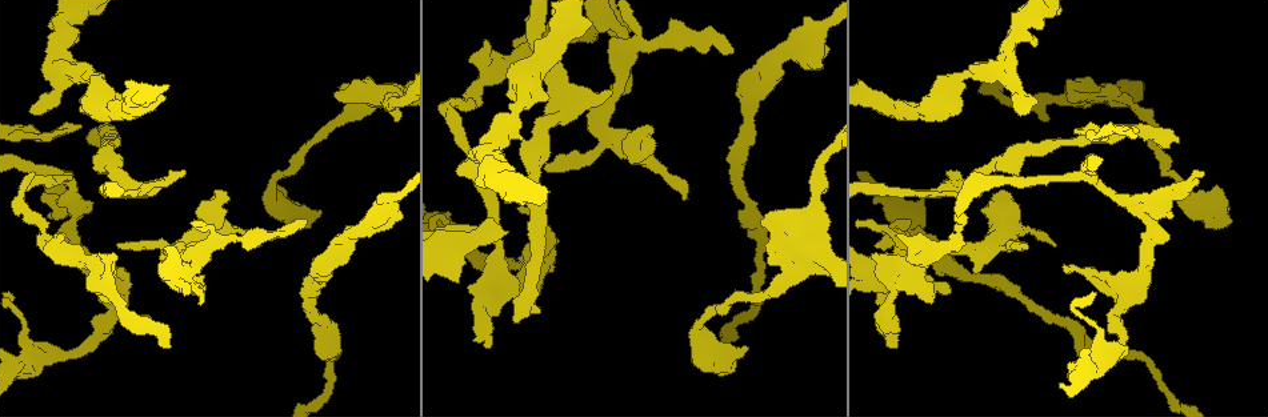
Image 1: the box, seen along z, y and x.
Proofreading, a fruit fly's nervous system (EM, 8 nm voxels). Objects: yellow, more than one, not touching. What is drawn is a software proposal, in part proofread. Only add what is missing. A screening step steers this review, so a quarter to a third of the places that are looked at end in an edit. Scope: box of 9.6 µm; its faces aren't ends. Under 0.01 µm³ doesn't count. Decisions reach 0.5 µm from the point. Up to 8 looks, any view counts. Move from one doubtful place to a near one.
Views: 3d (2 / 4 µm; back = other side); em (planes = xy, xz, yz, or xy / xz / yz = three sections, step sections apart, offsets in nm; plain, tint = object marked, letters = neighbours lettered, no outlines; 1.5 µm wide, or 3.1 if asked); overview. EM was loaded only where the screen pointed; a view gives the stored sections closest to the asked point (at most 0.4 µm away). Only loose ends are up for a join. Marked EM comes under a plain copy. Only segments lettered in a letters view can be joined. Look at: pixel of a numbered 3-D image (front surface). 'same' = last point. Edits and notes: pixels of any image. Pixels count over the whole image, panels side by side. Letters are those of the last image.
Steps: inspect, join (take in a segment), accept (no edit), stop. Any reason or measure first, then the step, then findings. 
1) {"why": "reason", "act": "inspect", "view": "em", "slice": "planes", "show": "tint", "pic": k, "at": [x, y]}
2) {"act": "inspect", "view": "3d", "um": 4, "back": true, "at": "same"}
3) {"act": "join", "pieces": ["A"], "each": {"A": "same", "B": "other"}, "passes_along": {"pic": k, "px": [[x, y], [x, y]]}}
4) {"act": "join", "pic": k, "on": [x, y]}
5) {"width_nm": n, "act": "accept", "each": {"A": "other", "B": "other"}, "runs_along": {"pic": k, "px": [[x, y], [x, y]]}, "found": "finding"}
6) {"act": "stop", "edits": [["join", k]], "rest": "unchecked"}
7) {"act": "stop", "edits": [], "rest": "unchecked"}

{"why": "free end", "act": "inspect", "view": "em", "slice": "planes", "show": "letters", "pic": 1, "at": [930, 294]}

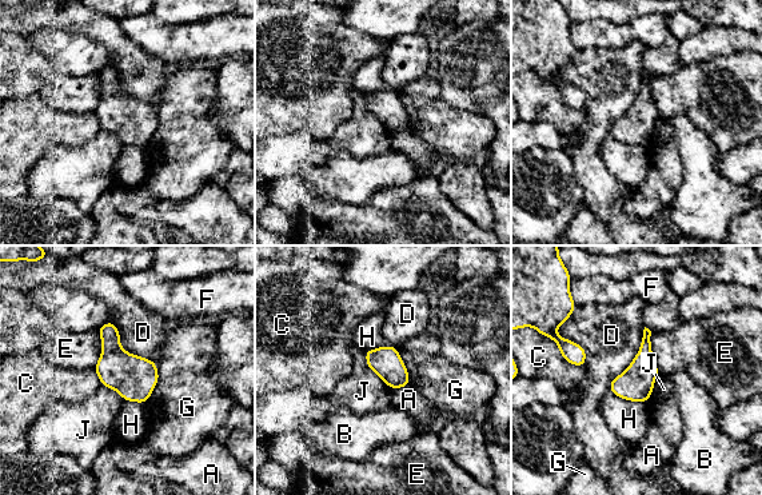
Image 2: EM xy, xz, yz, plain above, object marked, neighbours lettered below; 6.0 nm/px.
{"width_nm": 190, "act": "accept", "each": {"A": "other", "B": "other", "C": "other", "D": "other", "E": "other", "F": "other", "G": "other", "H": "other", "J": "other"}, "border": {"pic": 2, "px": [[363, 351], [366, 364], [391, 390]]}, "found": "no lettered segment goes on from it"}

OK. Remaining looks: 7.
{"act": "inspect", "view": "3d", "um": 4, "pic": 1, "at": [1028, 112]}

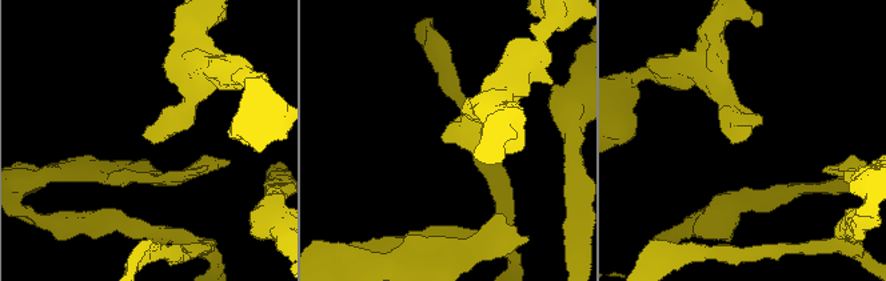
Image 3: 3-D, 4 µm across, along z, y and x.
{"why": "now the EM", "act": "inspect", "view": "em", "slice": "yz", "step": 8, "show": "tint", "pic": 3, "at": [747, 138]}

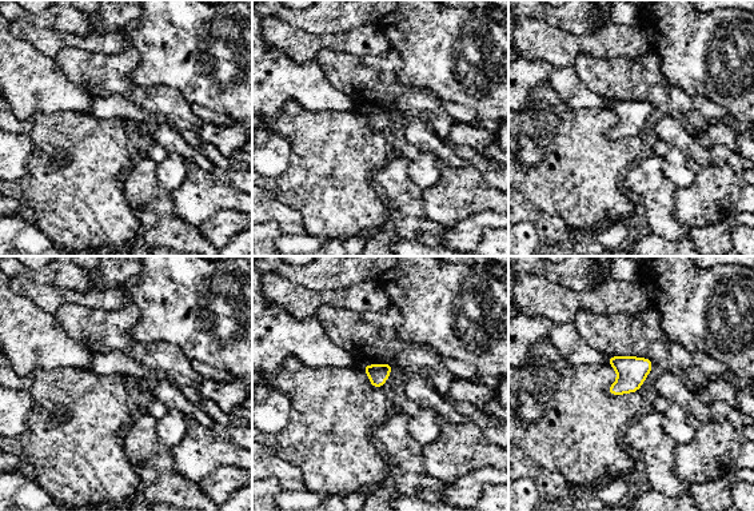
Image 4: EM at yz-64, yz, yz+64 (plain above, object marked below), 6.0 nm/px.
{"why": "cut it another way", "act": "inspect", "view": "em", "slice": "planes", "show": "letters", "at": "same"}

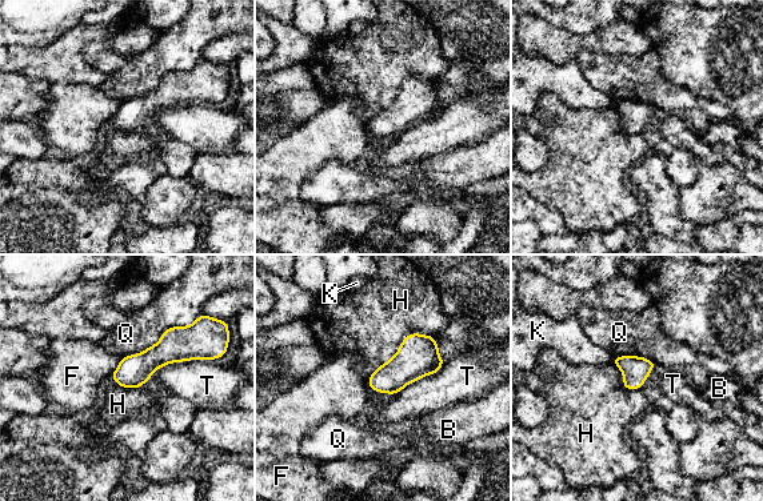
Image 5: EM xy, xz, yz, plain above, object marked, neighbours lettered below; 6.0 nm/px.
{"act": "accept", "each": {"B": "other", "F": "other", "H": "other", "K": "other", "Q": "other", "T": "other"}, "border": {"pic": 5, "px": [[434, 335], [408, 333], [368, 377]]}, "found": "no lettered segment goes on from it"}

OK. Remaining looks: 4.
{"why": "branch stops here", "act": "inspect", "view": "em", "slice": "planes", "show": "letters", "pic": 1, "at": [518, 321]}

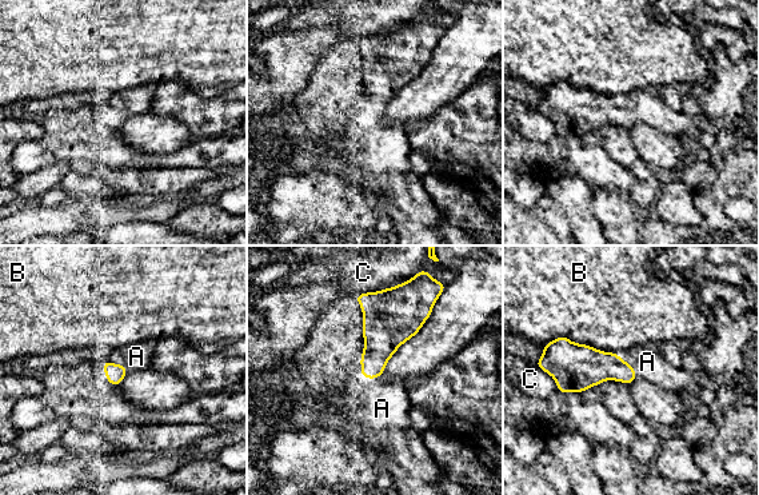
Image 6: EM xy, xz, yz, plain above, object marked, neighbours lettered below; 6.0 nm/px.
{"longest_contact_nm": ["B", 440], "act": "join", "pieces": ["A"], "each": {"A": "same", "B": "other", "C": "other"}, "found": "the cell continues"}

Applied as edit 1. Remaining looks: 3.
{"act": "stop", "edits": [["join", 6]], "rest": "unchecked"}

